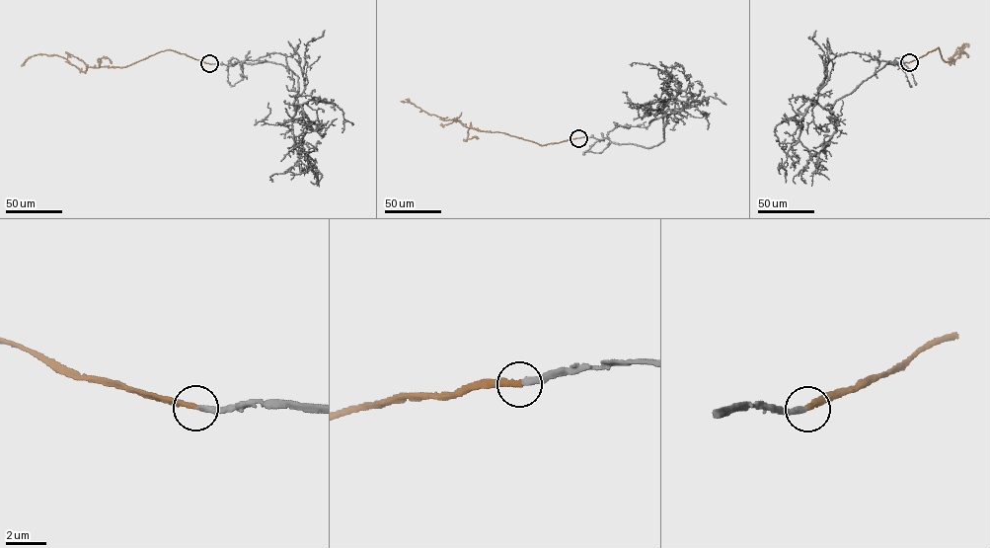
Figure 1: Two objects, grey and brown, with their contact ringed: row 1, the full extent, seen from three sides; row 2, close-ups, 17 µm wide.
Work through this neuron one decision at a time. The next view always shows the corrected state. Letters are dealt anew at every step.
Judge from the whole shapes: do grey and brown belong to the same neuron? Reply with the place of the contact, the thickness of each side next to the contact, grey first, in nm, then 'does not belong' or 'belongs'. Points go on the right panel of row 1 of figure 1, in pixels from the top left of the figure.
place (909, 62); calibres 280 and 280 nm; belongs

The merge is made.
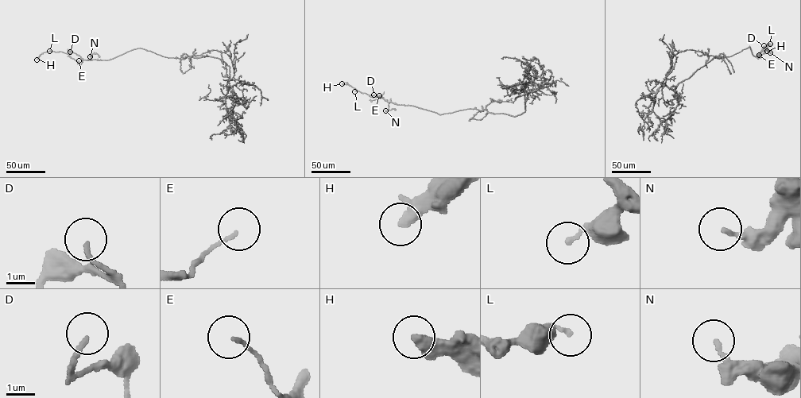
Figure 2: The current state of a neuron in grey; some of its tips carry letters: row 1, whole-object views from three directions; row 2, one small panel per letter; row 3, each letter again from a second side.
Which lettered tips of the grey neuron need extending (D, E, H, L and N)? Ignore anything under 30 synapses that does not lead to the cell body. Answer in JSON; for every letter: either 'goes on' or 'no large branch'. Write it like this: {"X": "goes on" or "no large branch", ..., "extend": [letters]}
{"D": "no large branch", "E": "no large branch", "H": "no large branch", "L": "no large branch", "N": "no large branch", "extend": []}

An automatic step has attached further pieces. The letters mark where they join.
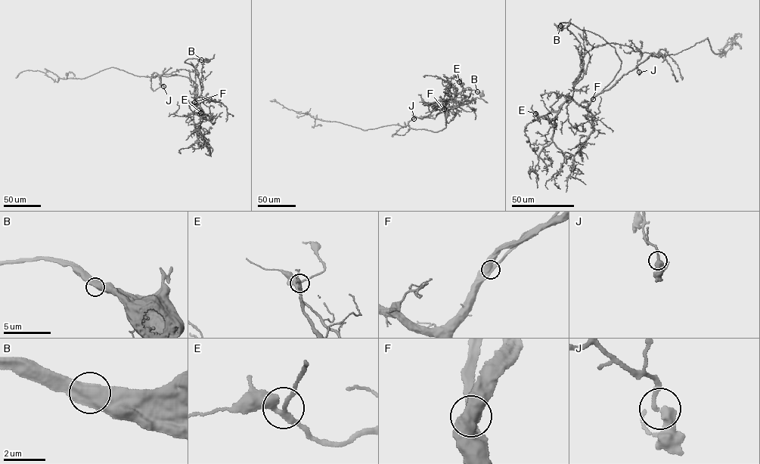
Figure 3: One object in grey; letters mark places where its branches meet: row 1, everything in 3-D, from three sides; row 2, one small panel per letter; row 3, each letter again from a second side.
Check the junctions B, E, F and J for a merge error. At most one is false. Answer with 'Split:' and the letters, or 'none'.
Split: none

